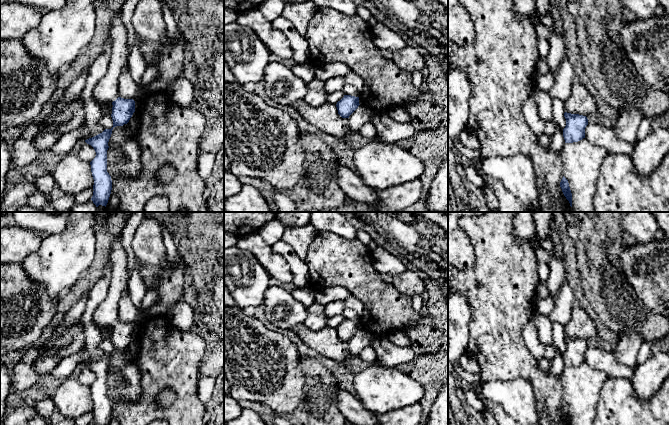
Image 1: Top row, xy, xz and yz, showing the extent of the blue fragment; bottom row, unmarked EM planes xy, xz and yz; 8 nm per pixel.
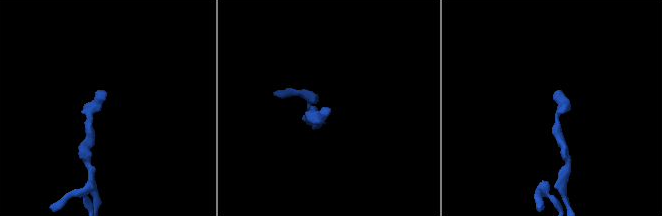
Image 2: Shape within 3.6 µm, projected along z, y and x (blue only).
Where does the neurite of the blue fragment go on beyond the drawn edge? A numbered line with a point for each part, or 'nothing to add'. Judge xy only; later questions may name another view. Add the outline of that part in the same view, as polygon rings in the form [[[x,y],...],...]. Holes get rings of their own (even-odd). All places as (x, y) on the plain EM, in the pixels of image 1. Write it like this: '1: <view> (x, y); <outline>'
1: xy (106, 314); [[[122,235],[115,239],[110,253],[112,278],[106,298],[93,313],[93,322],[98,326],[113,326],[118,319],[118,303],[128,283],[128,262],[122,245]]]

